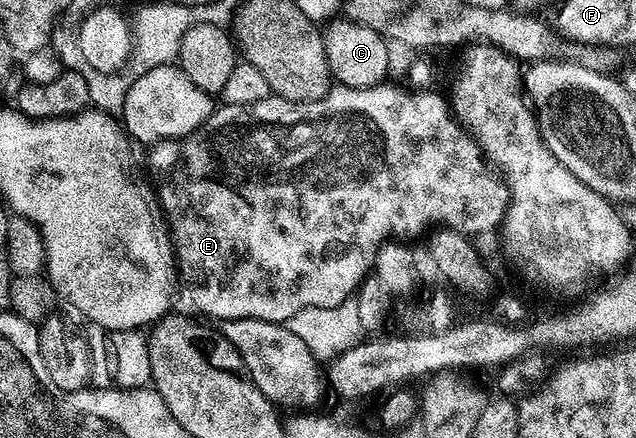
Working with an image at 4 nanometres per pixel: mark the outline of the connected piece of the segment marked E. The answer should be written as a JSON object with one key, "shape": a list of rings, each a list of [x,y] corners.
{"shape":[[[383,82],[375,88],[343,88],[341,86],[331,87],[330,92],[320,100],[309,100],[308,102],[296,102],[295,100],[286,100],[283,96],[270,95],[268,99],[261,100],[250,107],[236,106],[235,104],[223,103],[221,106],[215,107],[210,113],[208,119],[197,128],[191,136],[183,136],[181,140],[162,140],[161,143],[153,145],[149,149],[150,152],[150,168],[149,171],[154,171],[153,179],[156,181],[156,191],[158,193],[158,203],[162,205],[163,213],[166,217],[166,223],[172,233],[174,242],[174,251],[178,262],[178,271],[184,284],[190,287],[190,292],[194,295],[194,304],[202,312],[207,312],[210,316],[215,316],[218,322],[223,320],[243,320],[244,318],[252,318],[253,320],[267,320],[273,324],[285,324],[287,320],[291,320],[296,314],[300,314],[305,308],[331,308],[332,306],[340,306],[344,301],[351,299],[357,293],[362,281],[371,273],[374,267],[374,259],[380,250],[380,246],[384,241],[388,240],[391,235],[398,238],[410,238],[406,236],[414,236],[421,230],[422,224],[426,224],[429,220],[434,221],[437,225],[447,228],[454,228],[457,232],[463,232],[468,237],[477,237],[477,232],[490,232],[499,227],[502,221],[506,219],[506,210],[511,203],[512,195],[509,187],[505,183],[490,184],[490,168],[487,157],[484,155],[484,149],[473,135],[456,119],[451,105],[446,104],[431,90],[418,90],[409,96],[406,92],[401,92],[398,88],[393,88],[390,82]]]}

